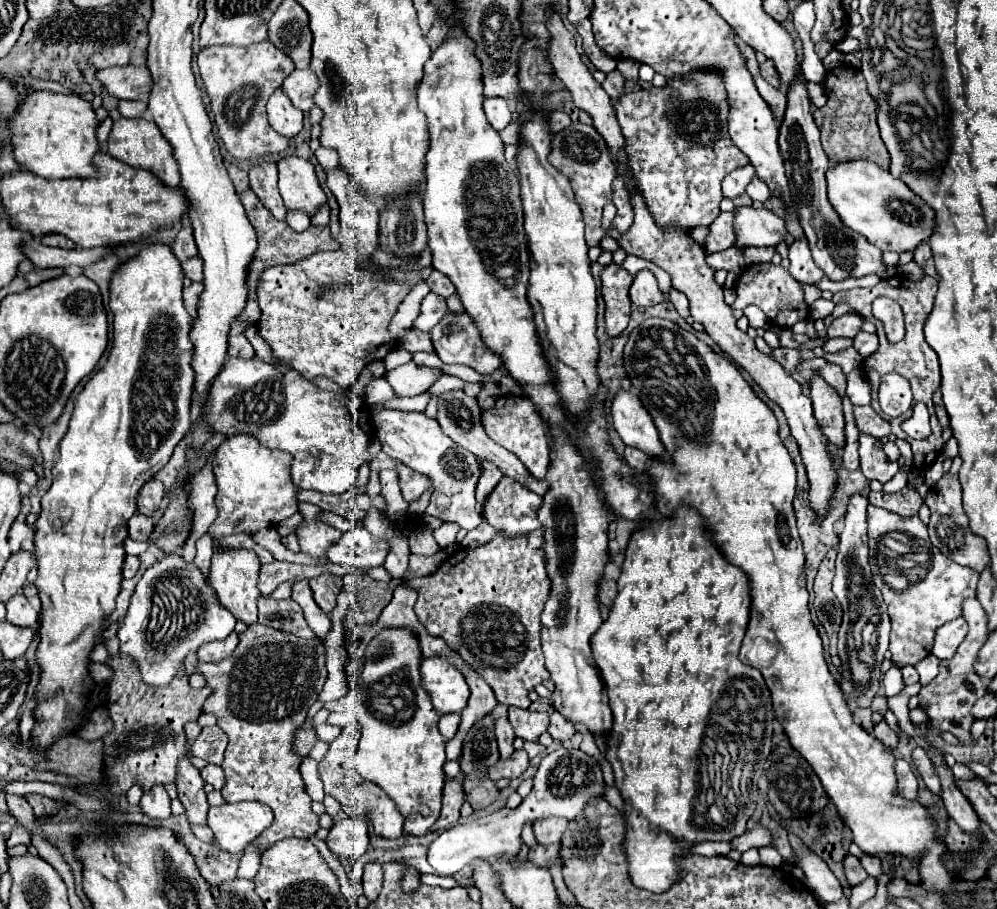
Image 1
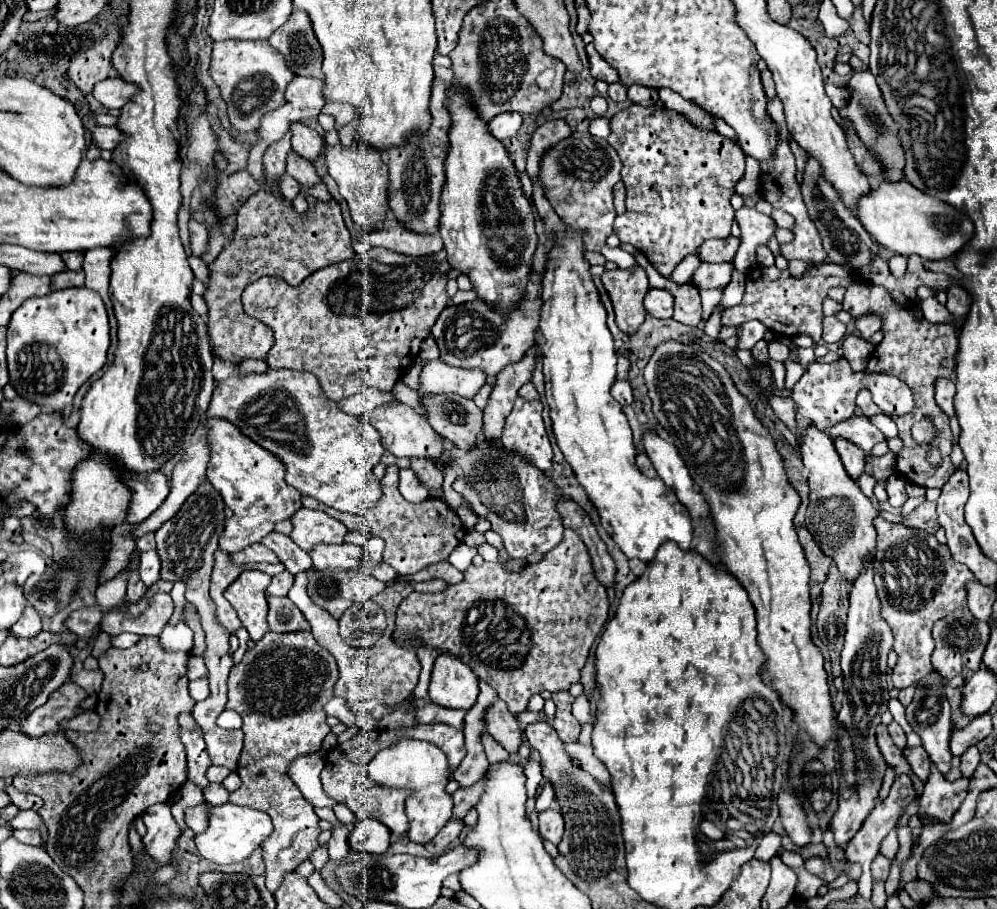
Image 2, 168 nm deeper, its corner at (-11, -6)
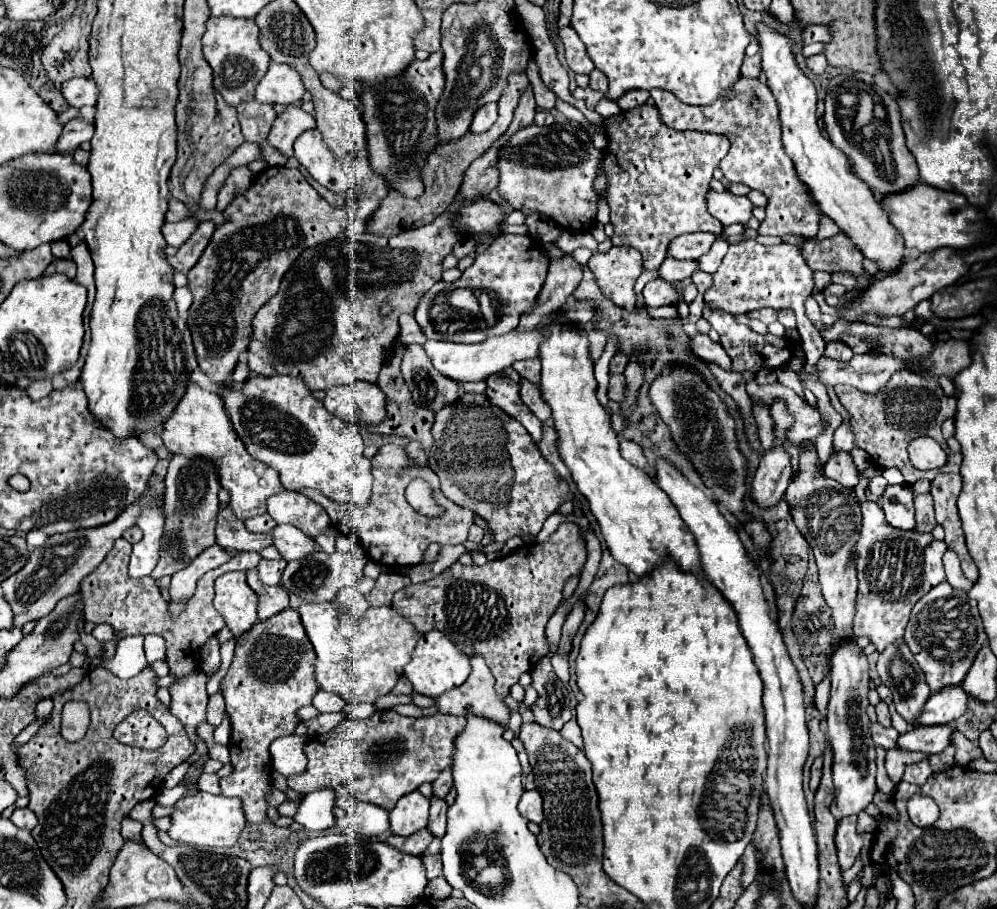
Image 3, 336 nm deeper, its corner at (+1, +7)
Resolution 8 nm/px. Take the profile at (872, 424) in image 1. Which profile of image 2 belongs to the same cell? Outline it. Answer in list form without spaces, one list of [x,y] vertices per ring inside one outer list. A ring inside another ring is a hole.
[[[853,416],[845,422],[839,422],[837,426],[829,428],[829,436],[831,438],[843,436],[865,452],[869,452],[877,442],[885,440],[885,434],[881,430],[877,430],[867,416]]]

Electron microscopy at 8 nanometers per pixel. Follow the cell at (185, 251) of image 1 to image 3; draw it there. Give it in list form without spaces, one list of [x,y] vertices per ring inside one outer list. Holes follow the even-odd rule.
[[[169,199],[169,211],[165,213],[165,219],[167,221],[183,221],[185,217],[189,215],[189,211],[185,209],[185,205],[181,203],[181,201],[177,201],[177,199]]]

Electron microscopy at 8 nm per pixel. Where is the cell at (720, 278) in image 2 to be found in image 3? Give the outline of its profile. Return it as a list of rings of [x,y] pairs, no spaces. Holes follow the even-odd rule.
[[[667,257],[663,261],[663,265],[659,267],[659,277],[663,281],[669,281],[669,283],[677,283],[677,281],[683,281],[687,277],[693,275],[693,271],[699,267],[697,261],[677,261],[673,257]]]

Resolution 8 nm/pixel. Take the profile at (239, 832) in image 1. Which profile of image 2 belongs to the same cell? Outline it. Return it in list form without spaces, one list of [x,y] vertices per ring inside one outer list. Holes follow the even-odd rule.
[[[227,802],[223,806],[215,806],[213,816],[209,820],[209,828],[203,834],[195,836],[195,844],[203,858],[215,864],[235,864],[235,862],[243,862],[245,858],[249,858],[251,852],[257,850],[259,844],[271,832],[273,832],[273,820],[267,812],[245,808],[245,806],[235,806]]]

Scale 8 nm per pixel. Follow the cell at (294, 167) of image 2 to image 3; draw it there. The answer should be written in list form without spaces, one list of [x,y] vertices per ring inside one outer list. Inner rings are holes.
[[[289,105],[281,115],[277,115],[277,119],[273,121],[273,127],[267,135],[267,143],[275,149],[279,149],[283,155],[291,157],[293,155],[293,143],[295,139],[313,129],[315,127],[315,119],[313,115],[305,113],[301,107],[297,105]]]

